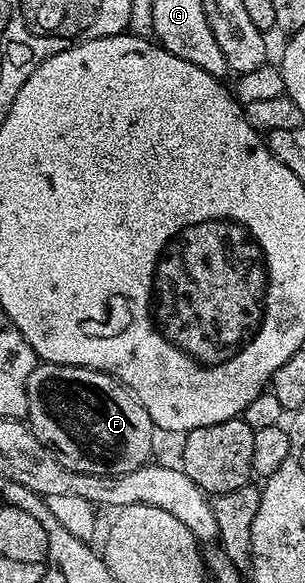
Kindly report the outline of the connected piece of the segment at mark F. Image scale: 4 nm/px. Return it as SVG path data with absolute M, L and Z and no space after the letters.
M46 362L36 363L33 374L29 374L29 382L27 383L27 415L26 423L29 425L31 432L39 441L51 451L57 458L57 462L61 462L61 466L65 466L74 472L81 474L101 474L102 476L116 476L117 474L125 474L129 470L137 470L142 464L148 463L152 459L151 447L155 444L155 435L157 429L155 423L149 418L149 414L145 410L145 406L135 399L134 395L128 389L124 388L115 377L98 372L92 368L78 368L72 364L48 364Z

